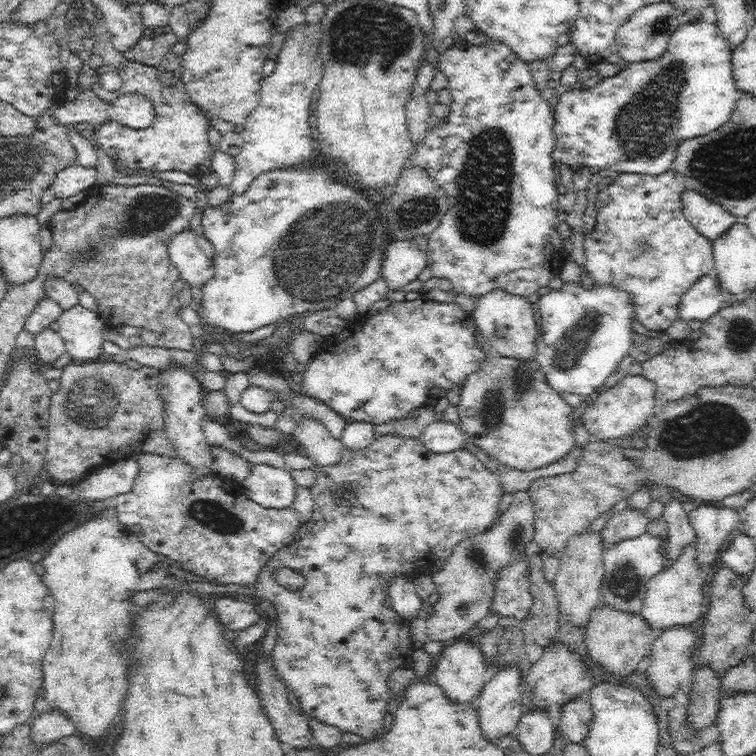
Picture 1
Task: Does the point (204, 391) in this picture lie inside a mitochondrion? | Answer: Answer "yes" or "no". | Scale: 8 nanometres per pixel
no

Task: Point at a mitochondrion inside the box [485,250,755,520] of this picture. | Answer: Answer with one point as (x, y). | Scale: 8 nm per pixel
(712, 427)

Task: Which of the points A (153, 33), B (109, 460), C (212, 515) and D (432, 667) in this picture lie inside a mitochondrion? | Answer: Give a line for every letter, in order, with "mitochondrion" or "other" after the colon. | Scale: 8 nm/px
A: other
B: other
C: mitochondrion
D: other

